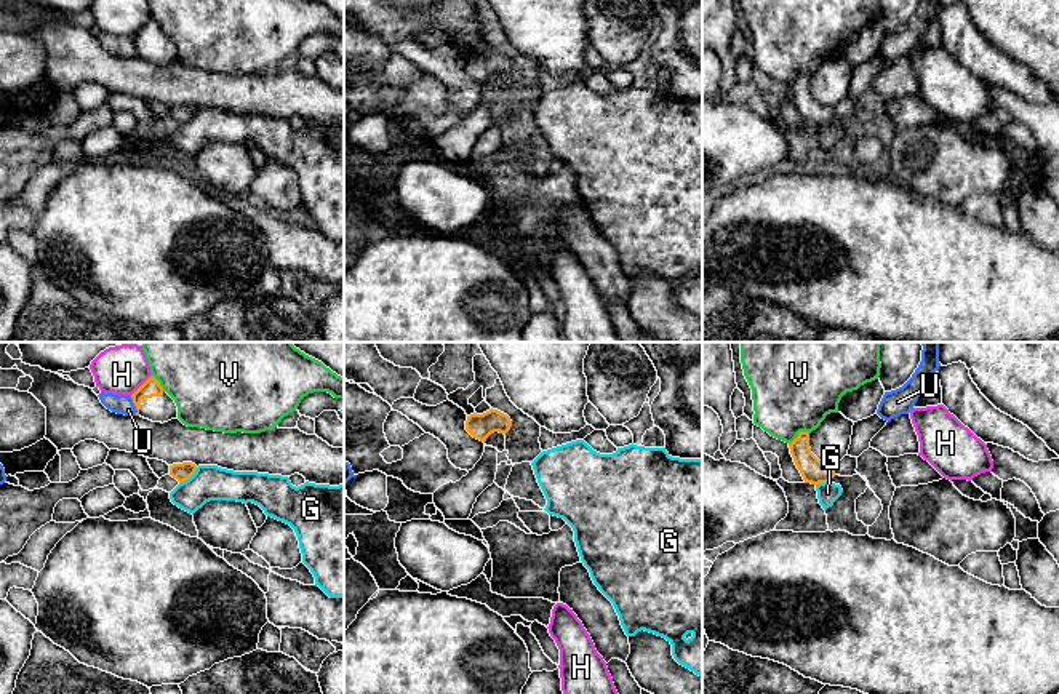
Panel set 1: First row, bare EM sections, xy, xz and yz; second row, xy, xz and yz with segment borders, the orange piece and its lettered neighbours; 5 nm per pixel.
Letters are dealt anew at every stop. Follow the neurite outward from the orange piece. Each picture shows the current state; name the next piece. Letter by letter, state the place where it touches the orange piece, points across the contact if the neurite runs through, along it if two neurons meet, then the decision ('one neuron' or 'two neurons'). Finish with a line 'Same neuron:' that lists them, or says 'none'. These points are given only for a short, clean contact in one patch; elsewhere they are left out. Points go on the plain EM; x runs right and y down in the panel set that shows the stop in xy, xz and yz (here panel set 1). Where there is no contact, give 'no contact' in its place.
G: contact xy (189, 119); border xy (197, 109), (179, 125); two neurons
H: contact xy (141, 27); two neurons
U: contact xy (135, 47); border xy (130, 39), (136, 56); two neurons
V: contact yz (799, 77); two neurons
Same neuron: none

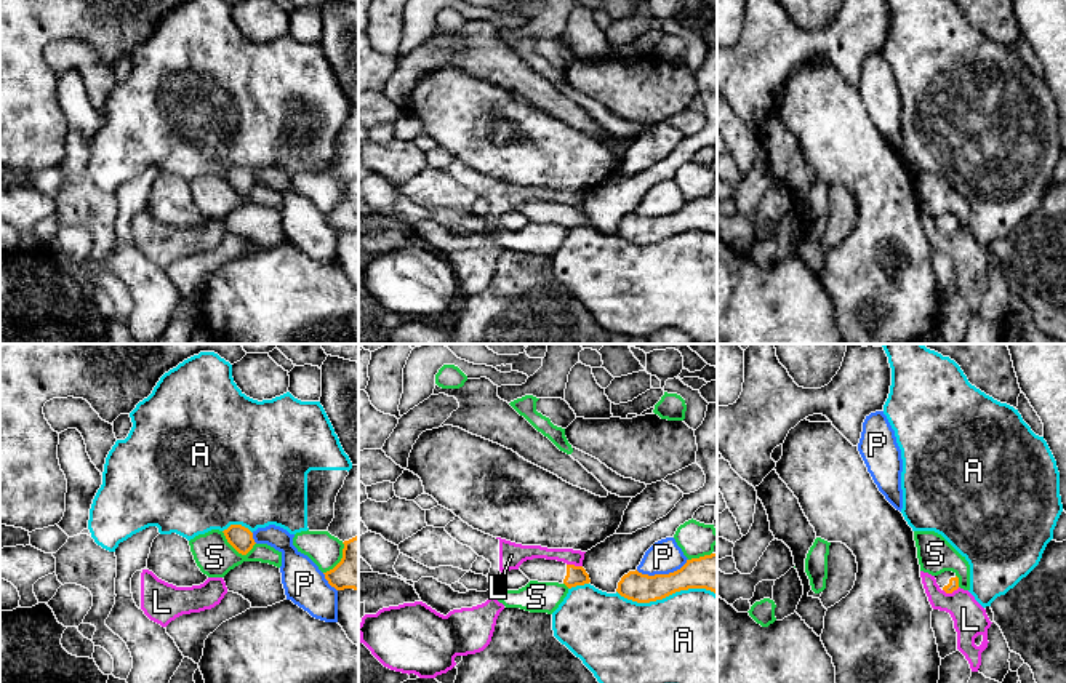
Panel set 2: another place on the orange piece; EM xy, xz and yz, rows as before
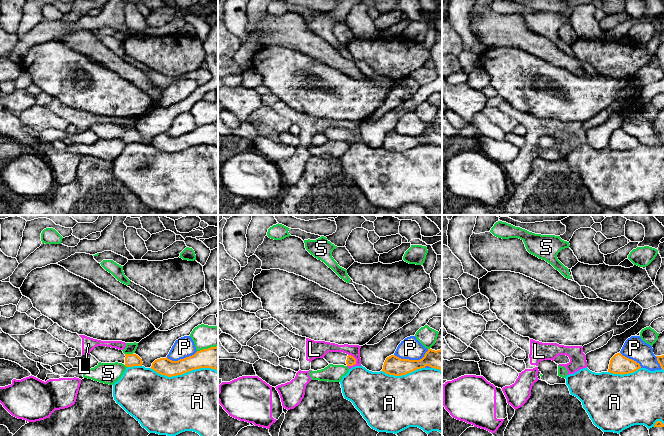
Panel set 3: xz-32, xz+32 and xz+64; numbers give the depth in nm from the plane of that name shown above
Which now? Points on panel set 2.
A: contact xz (666, 237); two neurons
L: contact yz (951, 234); border yz (959, 229), (951, 234), (943, 232); two neurons
P: contact xz (661, 216); two neurons
S: contact xy (237, 192); two neurons
Same neuron: none

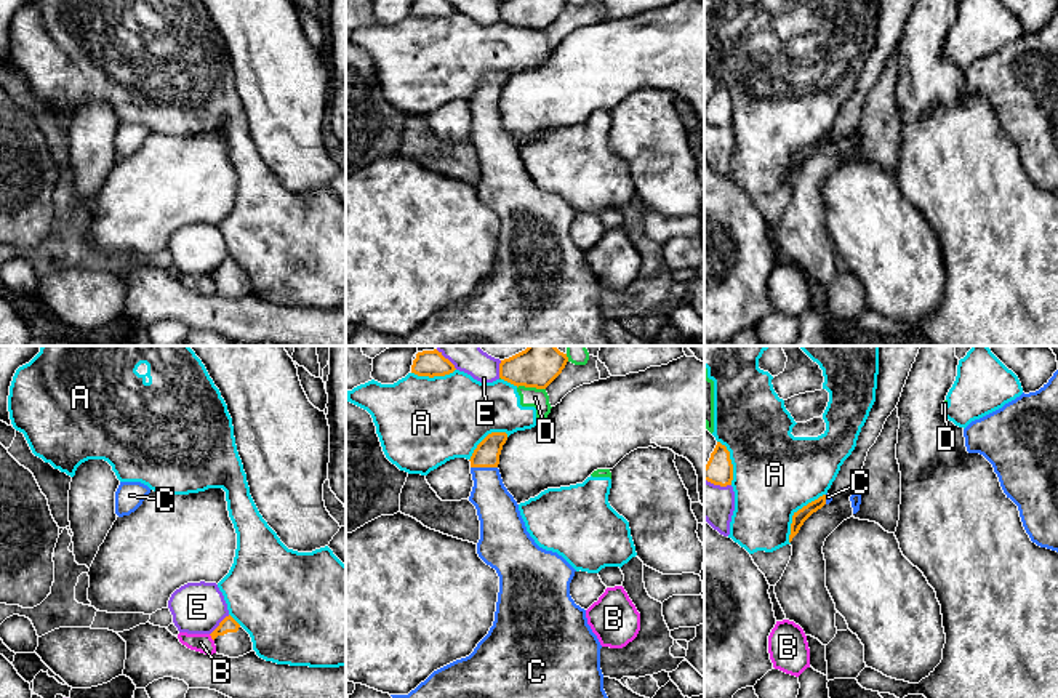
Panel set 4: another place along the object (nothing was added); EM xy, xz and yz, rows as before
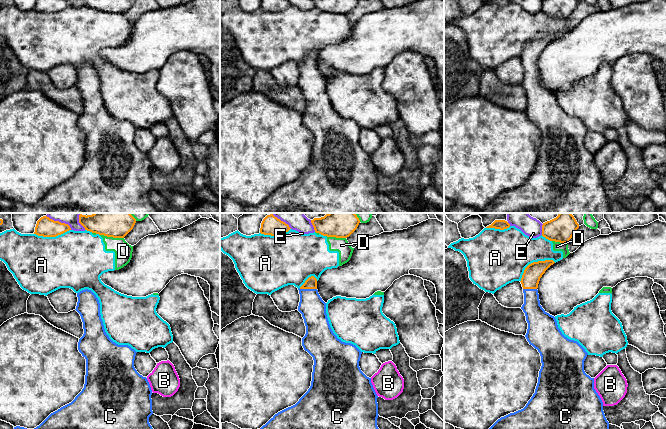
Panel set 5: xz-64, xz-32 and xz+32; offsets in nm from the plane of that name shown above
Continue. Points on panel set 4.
A: contact yz (794, 156); two neurons
B: contact xy (212, 279); border xy (208, 276), (213, 282); two neurons
C: contact xz (484, 108); one neuron
D: contact xz (532, 28); two neurons
E: contact xy (220, 266); two neurons
Same neuron: C

